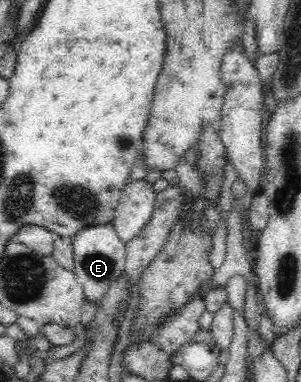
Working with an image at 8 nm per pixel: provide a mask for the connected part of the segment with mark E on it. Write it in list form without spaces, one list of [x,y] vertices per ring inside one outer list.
[[[112,223],[96,224],[83,228],[78,234],[69,238],[73,246],[74,264],[72,272],[84,291],[85,302],[101,304],[105,294],[112,285],[122,278],[126,258],[126,244],[117,237]]]

